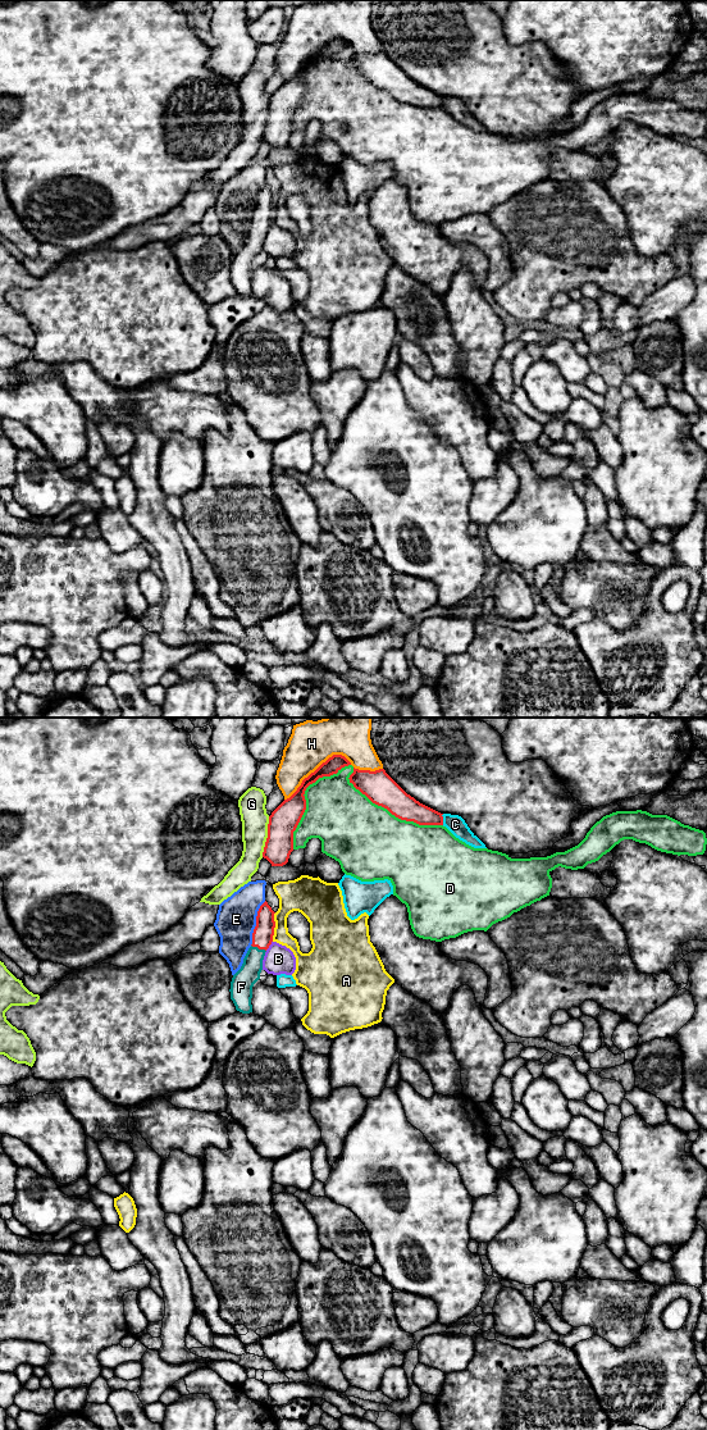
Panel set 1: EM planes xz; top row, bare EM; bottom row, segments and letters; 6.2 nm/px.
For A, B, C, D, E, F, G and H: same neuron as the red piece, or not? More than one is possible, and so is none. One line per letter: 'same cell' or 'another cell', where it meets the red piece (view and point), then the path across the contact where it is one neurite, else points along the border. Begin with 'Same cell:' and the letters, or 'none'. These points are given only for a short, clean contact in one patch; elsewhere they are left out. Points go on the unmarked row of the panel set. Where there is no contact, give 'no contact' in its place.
Same cell: F
A: another cell; contact xz (274, 209)
B: another cell; contact xz (269, 227); border xz (272, 223), (265, 232)
C: another cell; contact xz (442, 101)
D: another cell; contact xz (390, 94)
E: another cell; contact xz (256, 205); border xz (265, 183), (258, 194), (250, 227)
F: same cell; contact xz (259, 231); way xz (263, 215), (259, 231), (250, 255), (242, 264)
G: another cell; contact xz (268, 119)
H: another cell; contact xz (318, 50)

